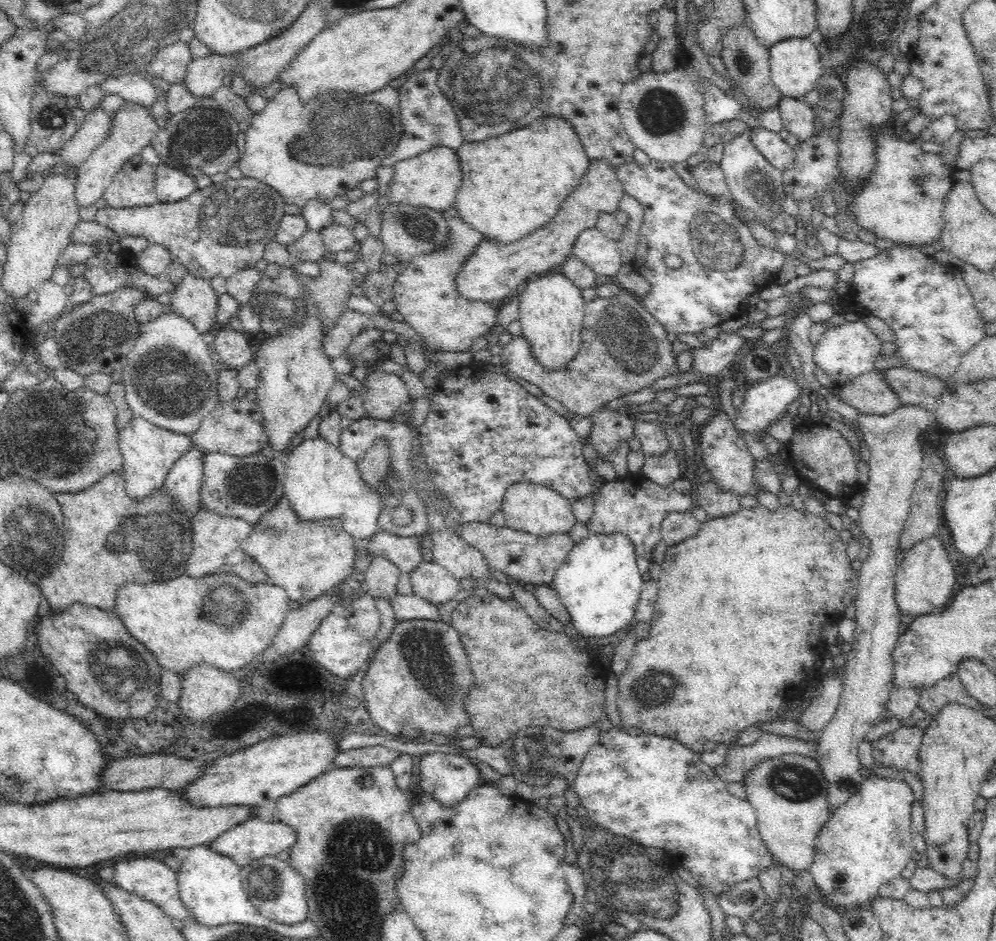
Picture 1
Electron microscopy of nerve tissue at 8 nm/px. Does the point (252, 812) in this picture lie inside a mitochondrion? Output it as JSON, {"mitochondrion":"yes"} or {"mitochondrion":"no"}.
{"mitochondrion":"no"}

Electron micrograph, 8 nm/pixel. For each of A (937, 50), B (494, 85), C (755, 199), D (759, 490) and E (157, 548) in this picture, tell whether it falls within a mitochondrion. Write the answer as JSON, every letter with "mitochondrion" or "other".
{"A":"other","B":"mitochondrion","C":"mitochondrion","D":"other","E":"mitochondrion"}

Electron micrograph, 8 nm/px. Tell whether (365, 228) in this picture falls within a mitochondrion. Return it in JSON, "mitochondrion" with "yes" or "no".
{"mitochondrion":"no"}

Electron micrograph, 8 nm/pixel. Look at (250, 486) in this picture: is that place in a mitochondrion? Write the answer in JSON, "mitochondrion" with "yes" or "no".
{"mitochondrion":"yes"}

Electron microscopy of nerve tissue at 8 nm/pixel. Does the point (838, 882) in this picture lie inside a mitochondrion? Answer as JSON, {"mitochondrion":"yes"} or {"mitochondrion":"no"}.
{"mitochondrion":"yes"}

